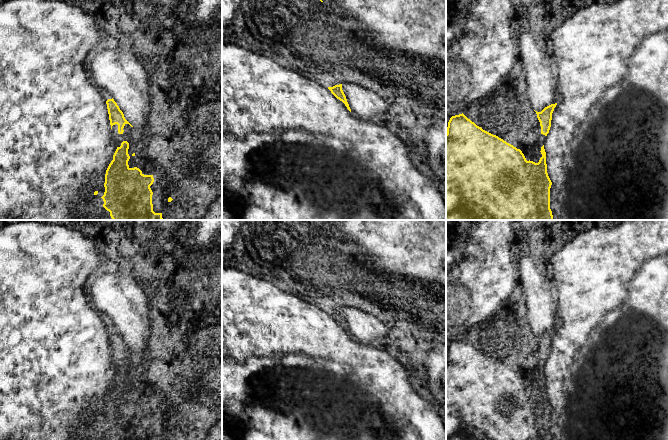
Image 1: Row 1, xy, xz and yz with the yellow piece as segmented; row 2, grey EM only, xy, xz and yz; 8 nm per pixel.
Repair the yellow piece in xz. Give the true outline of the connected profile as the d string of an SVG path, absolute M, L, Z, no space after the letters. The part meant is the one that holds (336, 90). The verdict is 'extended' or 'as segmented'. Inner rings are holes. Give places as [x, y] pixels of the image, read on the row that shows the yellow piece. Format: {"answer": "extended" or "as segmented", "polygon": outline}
{"answer": "as segmented", "polygon": "M342 84L335 85L333 87L328 87L328 89L331 91L331 93L340 101L342 101L347 109L351 112L351 109L349 107L349 104L347 102L346 96L342 90Z"}

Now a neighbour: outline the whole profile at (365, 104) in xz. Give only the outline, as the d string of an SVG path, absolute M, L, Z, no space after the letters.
M343 83L351 113L361 119L369 119L385 113L388 109L386 100L375 92L353 83Z

